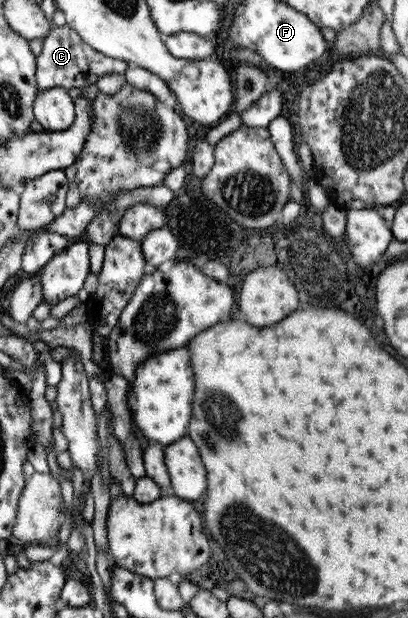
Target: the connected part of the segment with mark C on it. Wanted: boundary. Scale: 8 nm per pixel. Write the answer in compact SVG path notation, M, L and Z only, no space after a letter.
M67 25L53 26L46 34L46 38L41 40L41 51L35 56L35 83L39 91L52 87L66 90L72 87L82 89L94 84L103 74L112 74L112 72L122 74L127 67L127 62L104 56L101 52L90 48Z

